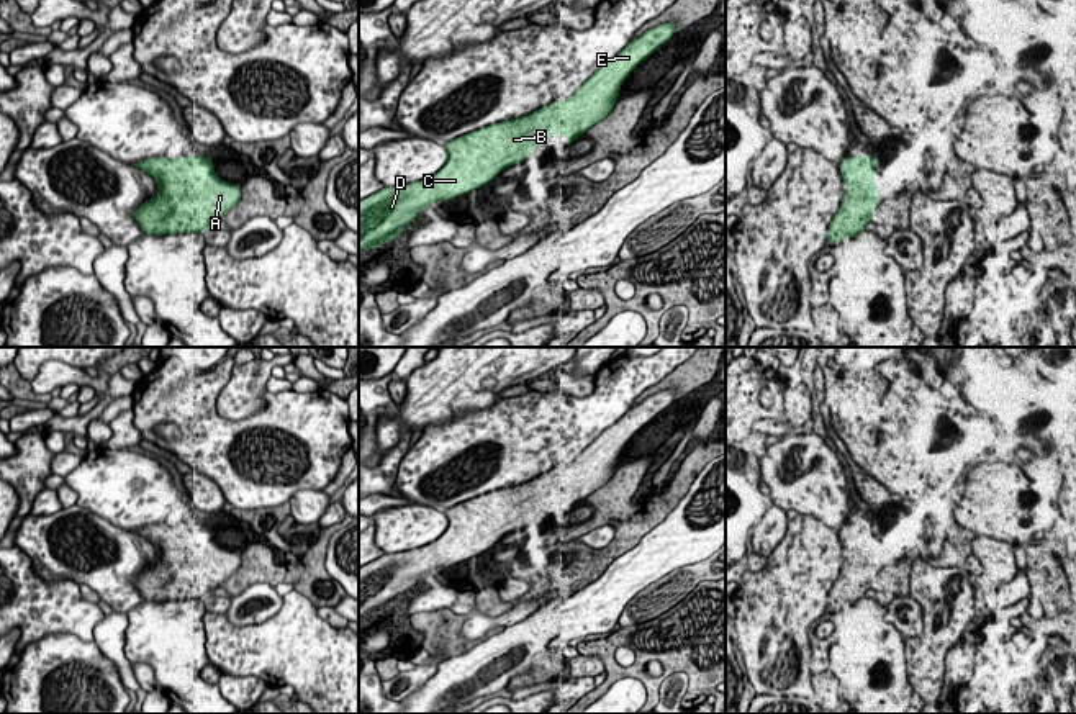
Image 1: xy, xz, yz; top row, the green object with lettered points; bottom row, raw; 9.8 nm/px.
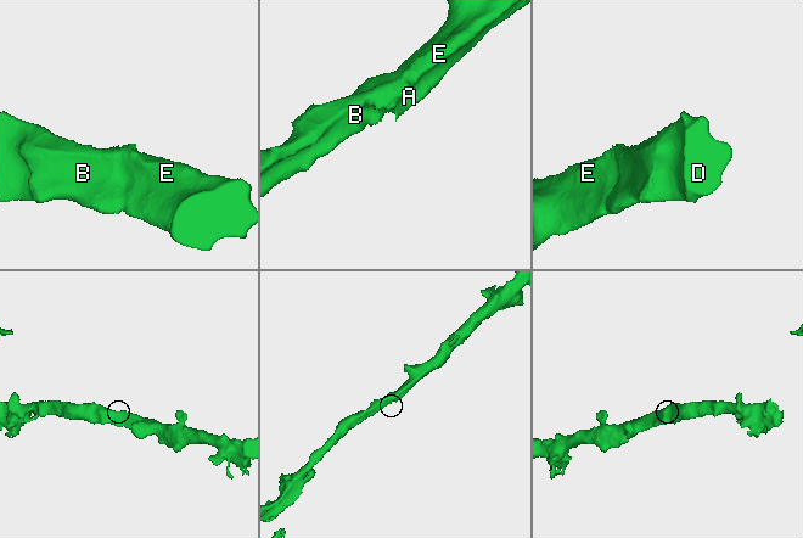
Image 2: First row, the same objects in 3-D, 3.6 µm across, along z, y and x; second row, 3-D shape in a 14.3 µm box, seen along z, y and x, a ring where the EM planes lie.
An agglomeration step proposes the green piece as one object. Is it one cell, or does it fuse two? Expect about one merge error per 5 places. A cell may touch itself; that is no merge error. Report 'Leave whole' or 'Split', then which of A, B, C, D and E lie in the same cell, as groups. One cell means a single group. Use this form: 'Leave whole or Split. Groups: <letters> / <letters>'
Leave whole. Groups: A B C D E

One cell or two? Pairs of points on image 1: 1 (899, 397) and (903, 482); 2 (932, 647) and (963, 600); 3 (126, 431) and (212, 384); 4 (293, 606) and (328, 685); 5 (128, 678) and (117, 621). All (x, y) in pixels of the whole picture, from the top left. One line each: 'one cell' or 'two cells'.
1: one cell
2: one cell
3: two cells
4: one cell
5: one cell

